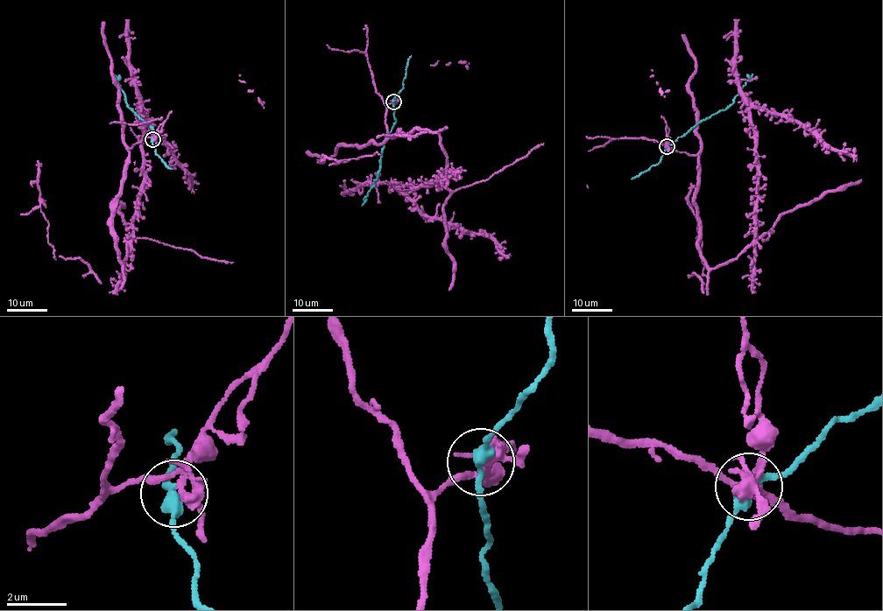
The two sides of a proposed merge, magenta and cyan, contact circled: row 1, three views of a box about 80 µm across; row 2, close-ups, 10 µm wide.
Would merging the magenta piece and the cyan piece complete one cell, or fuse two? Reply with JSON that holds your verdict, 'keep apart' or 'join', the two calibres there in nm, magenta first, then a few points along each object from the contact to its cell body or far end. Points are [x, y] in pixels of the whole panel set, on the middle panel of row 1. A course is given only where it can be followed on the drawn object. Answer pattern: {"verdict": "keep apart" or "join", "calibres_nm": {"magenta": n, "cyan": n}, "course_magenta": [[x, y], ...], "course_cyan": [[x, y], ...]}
{"verdict": "keep apart", "calibres_nm": {"magenta": 240, "cyan": 320}, "course_magenta": [[394, 101], [389, 137], [425, 129], [447, 158], [446, 178], [399, 189], [429, 216], [495, 242], [498, 259]], "course_cyan": [[393, 101], [396, 122], [385, 138], [377, 179], [362, 206]]}

